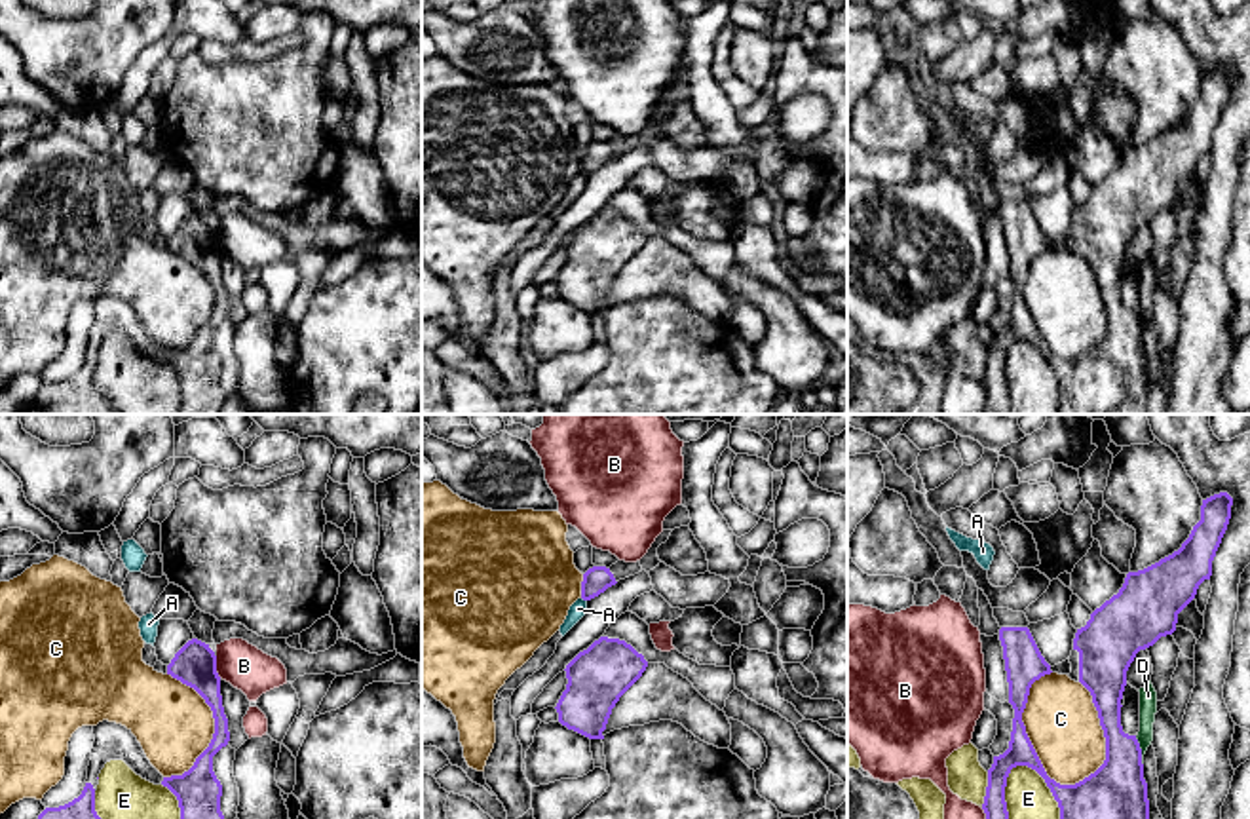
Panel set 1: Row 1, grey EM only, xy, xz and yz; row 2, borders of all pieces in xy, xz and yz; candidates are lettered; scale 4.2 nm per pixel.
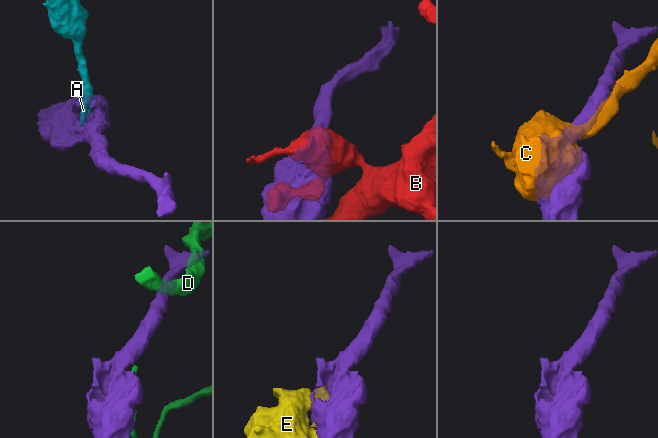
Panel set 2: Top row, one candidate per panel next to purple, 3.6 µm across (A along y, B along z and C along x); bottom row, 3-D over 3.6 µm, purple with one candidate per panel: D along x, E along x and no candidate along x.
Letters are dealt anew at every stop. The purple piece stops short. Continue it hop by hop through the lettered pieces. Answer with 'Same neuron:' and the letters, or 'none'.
Same neuron: none

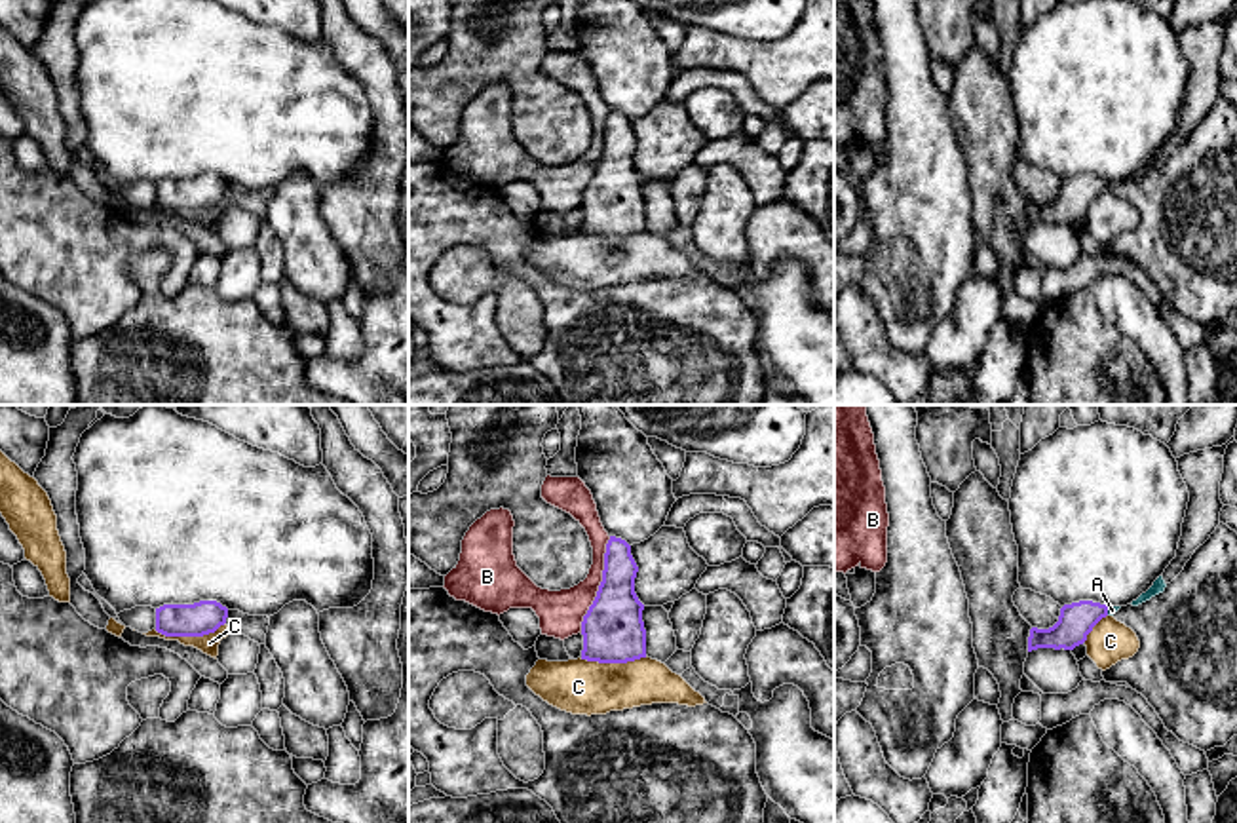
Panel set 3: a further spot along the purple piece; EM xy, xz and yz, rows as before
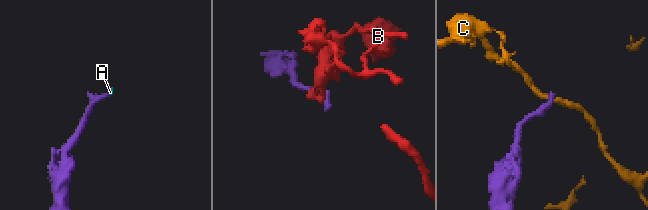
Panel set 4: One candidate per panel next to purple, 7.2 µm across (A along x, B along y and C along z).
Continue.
Same neuron: A

